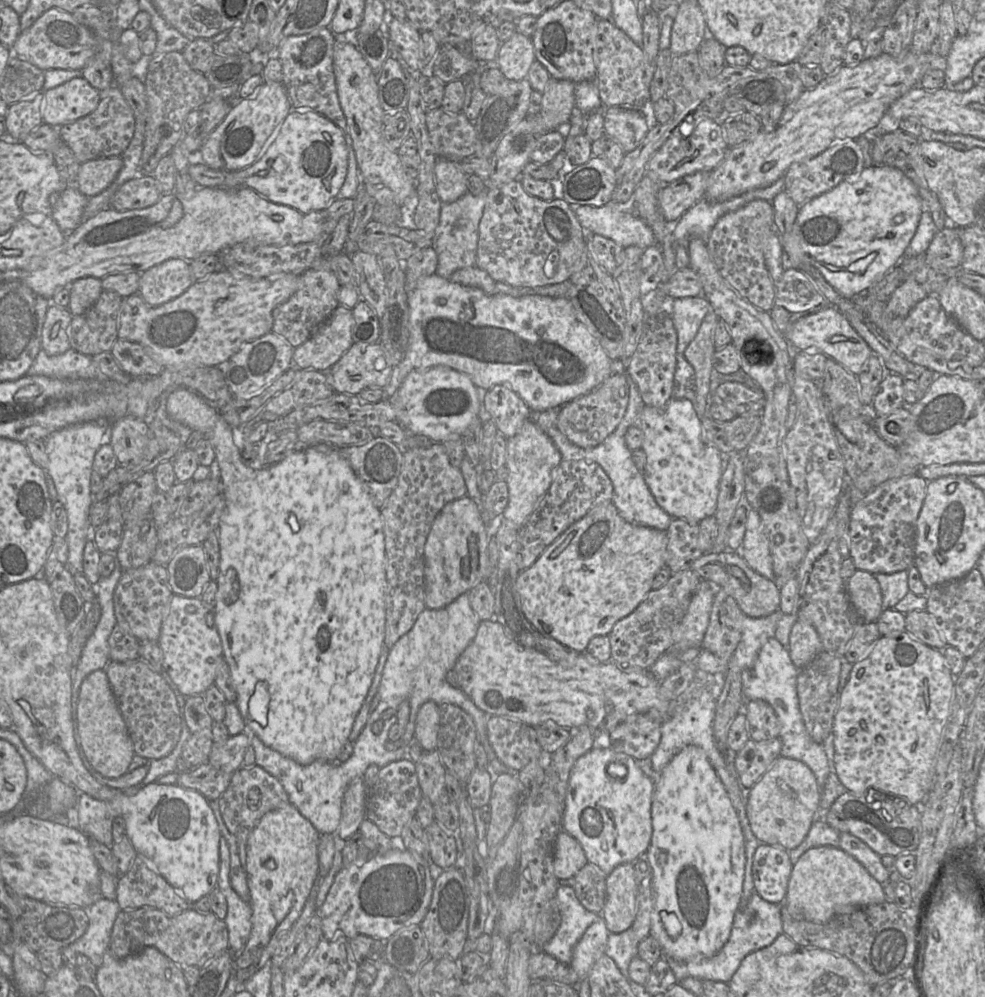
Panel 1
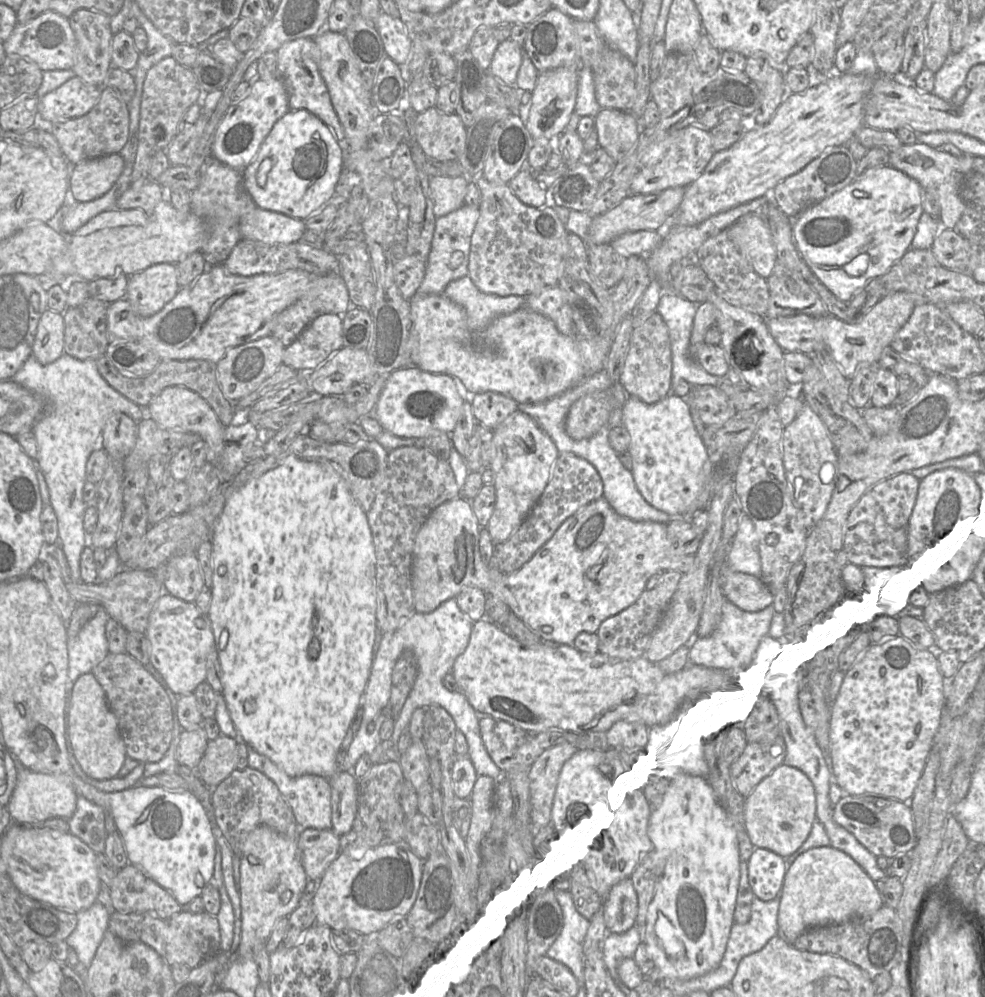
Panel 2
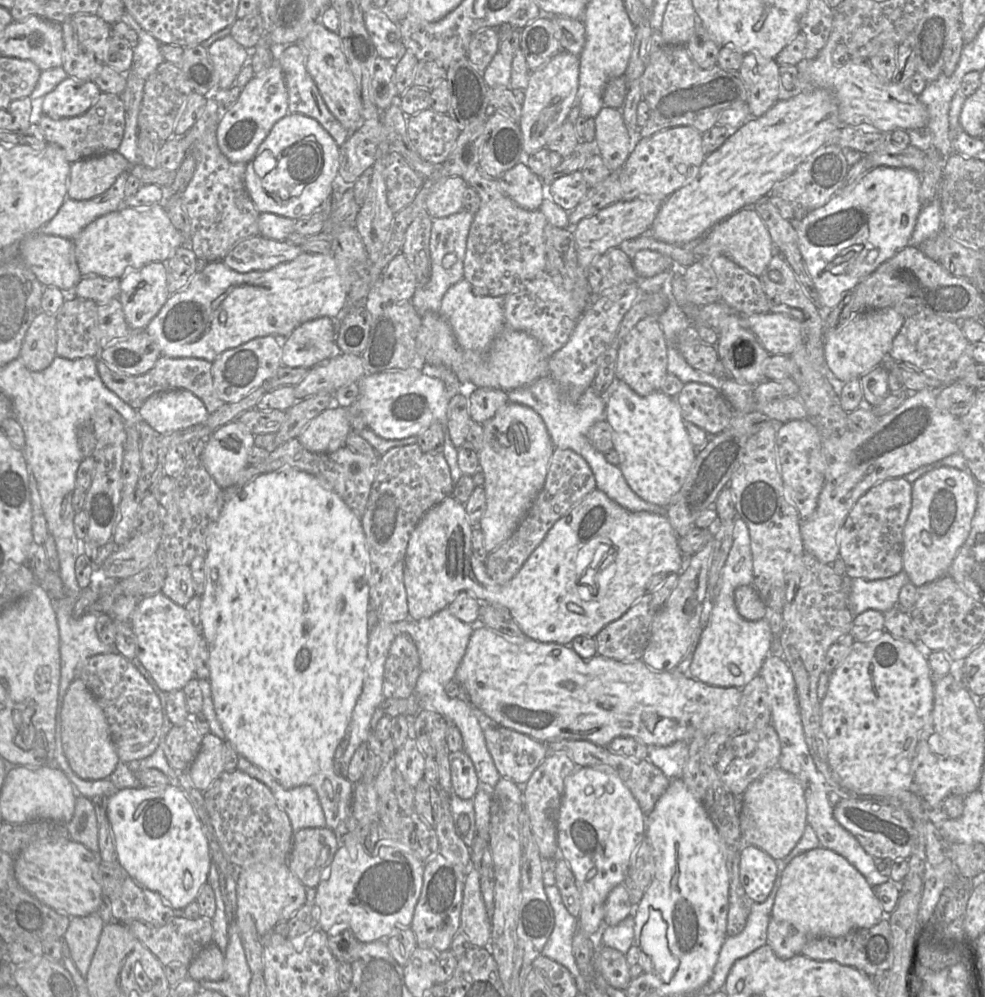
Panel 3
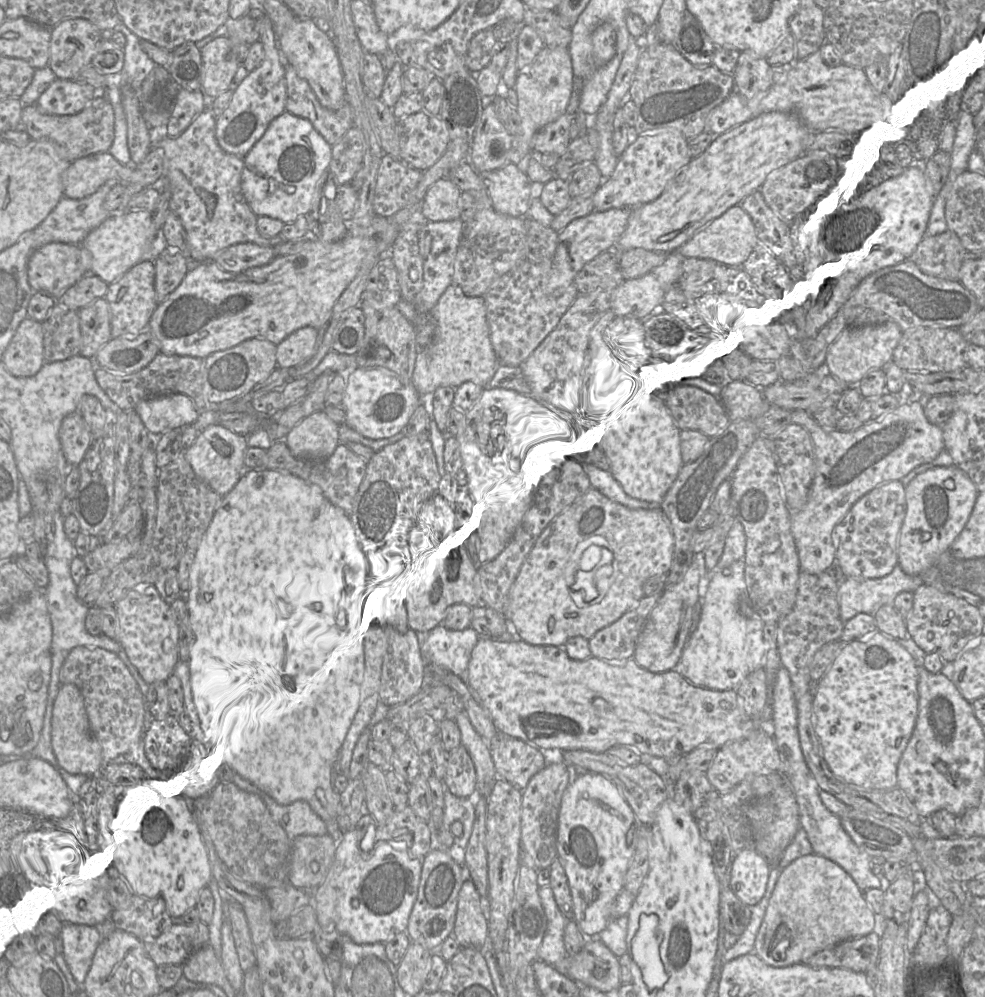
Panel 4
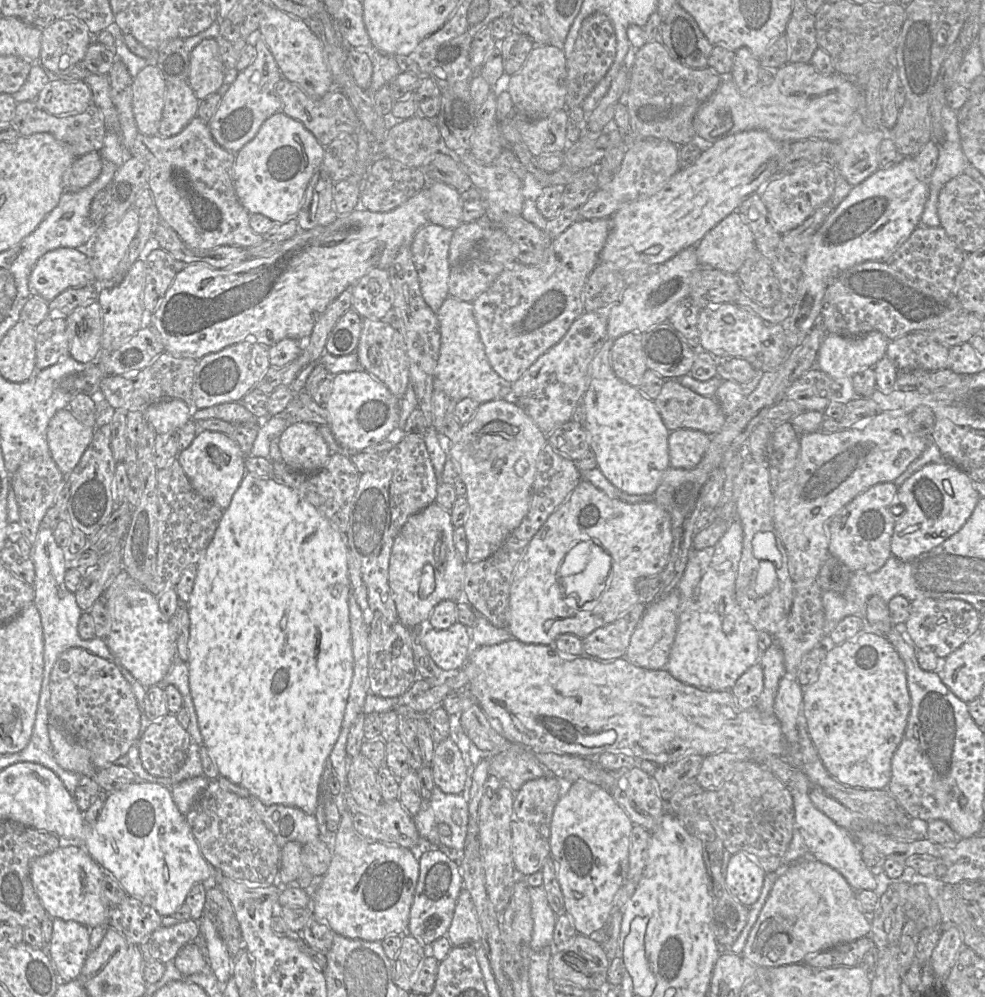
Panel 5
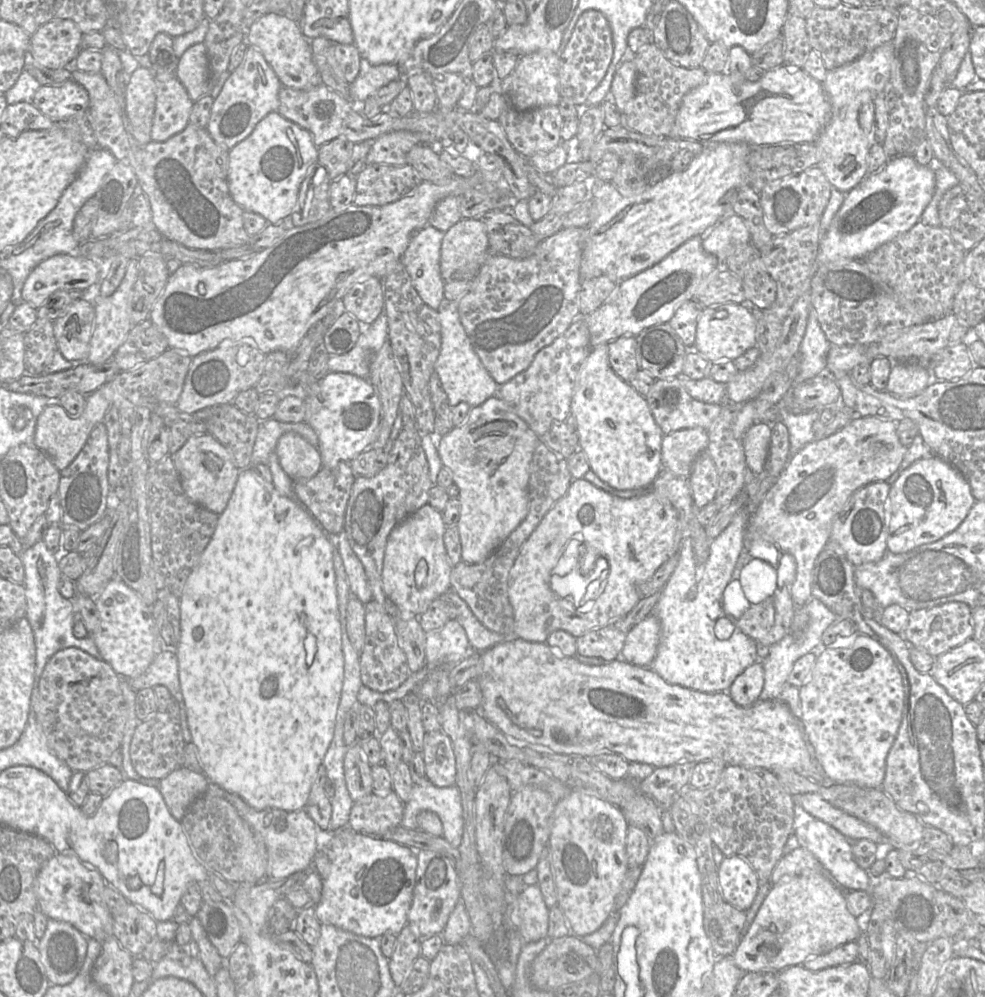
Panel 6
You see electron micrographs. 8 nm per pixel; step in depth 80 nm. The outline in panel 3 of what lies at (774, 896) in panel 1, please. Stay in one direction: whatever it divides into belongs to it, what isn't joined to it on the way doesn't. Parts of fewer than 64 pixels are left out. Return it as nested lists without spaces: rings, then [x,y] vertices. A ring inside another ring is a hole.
[[[746,845],[740,854],[739,877],[747,896],[756,903],[764,902],[777,877],[778,862],[758,847]]]

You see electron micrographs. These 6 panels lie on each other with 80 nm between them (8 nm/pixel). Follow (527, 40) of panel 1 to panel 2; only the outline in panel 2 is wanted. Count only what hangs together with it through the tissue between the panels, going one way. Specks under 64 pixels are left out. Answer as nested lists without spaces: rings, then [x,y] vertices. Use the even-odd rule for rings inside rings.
[[[507,39],[497,47],[488,72],[508,86],[515,86],[525,52],[523,45]]]

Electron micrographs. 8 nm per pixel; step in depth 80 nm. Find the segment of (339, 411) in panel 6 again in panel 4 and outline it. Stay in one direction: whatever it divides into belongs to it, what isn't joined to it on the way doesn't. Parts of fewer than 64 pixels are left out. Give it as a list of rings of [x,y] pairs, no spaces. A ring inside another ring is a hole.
[[[358,367],[347,375],[346,388],[340,406],[345,412],[346,424],[360,435],[373,439],[386,439],[400,433],[407,426],[414,411],[421,405],[421,396],[410,382],[404,384],[400,378],[386,368]]]

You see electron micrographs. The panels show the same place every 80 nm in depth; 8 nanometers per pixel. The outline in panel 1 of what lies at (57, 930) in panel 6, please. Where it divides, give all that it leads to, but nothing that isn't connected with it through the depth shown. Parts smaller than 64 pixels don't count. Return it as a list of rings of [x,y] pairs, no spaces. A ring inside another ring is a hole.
[[[100,897],[86,908],[89,919],[86,932],[69,947],[76,953],[84,954],[99,967],[109,949],[112,928],[120,909],[116,900]]]

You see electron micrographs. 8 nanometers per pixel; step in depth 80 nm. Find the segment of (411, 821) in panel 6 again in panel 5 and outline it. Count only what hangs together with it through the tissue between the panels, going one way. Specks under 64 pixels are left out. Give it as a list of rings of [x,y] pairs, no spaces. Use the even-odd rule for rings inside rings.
[[[437,786],[433,789],[429,800],[423,800],[420,811],[413,816],[416,828],[421,838],[427,840],[433,846],[449,847],[462,851],[465,845],[469,822],[469,801],[462,794],[446,794]],[[447,824],[451,829],[450,836],[441,836],[438,826]]]

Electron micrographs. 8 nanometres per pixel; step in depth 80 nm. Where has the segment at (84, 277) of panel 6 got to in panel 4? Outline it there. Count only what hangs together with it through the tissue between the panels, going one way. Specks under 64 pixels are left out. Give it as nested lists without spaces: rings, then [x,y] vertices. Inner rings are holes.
[[[52,242],[37,249],[28,262],[28,280],[34,293],[45,293],[58,299],[87,272],[81,260],[80,245]]]

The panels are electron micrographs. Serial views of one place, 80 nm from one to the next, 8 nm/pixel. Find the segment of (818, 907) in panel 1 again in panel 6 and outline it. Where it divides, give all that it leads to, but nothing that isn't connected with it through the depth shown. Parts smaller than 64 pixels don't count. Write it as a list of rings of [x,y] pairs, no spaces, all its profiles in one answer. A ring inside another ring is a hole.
[[[819,871],[785,876],[771,885],[748,931],[731,957],[743,971],[781,971],[802,965],[808,958],[856,941],[863,932],[862,921],[847,909],[846,891]]]

